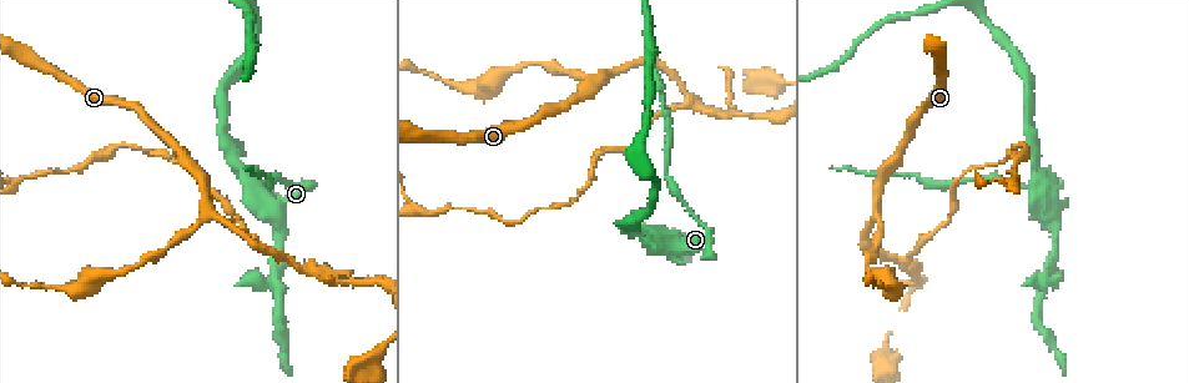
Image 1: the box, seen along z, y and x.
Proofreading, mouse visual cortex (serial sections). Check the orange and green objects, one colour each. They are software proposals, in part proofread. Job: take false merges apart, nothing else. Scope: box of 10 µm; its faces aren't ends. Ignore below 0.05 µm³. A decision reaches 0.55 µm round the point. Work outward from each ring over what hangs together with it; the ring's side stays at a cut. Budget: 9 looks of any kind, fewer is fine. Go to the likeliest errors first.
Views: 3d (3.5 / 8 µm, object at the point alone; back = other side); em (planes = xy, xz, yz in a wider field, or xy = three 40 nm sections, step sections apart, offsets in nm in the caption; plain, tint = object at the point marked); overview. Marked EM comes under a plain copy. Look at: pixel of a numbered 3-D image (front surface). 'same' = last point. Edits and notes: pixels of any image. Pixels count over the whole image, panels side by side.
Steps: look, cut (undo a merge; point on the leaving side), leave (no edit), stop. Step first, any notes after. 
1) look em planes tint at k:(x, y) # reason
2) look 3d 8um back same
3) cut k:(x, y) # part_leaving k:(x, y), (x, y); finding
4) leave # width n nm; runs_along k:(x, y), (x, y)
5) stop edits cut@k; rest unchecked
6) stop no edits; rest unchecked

look em xy step 5 tint at 1:(1050, 273) # calibre changes

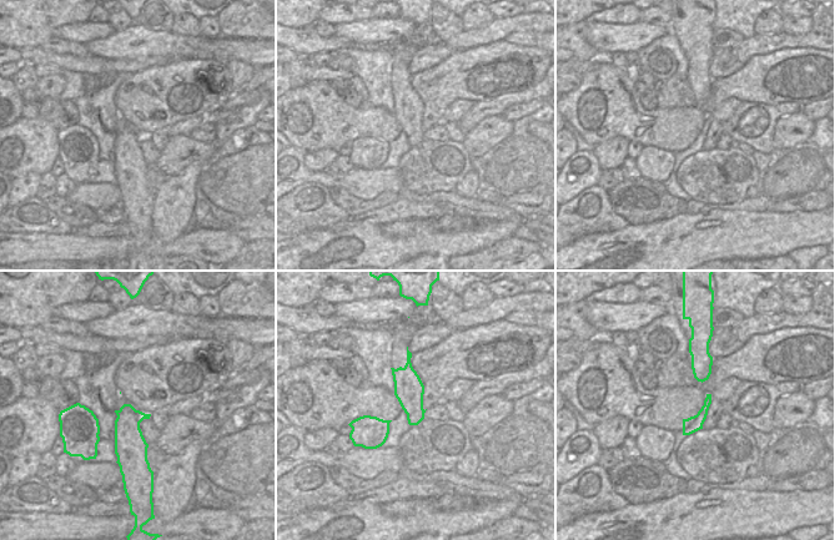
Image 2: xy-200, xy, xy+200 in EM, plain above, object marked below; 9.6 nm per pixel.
look 3d 3.5um same # see where the arms go

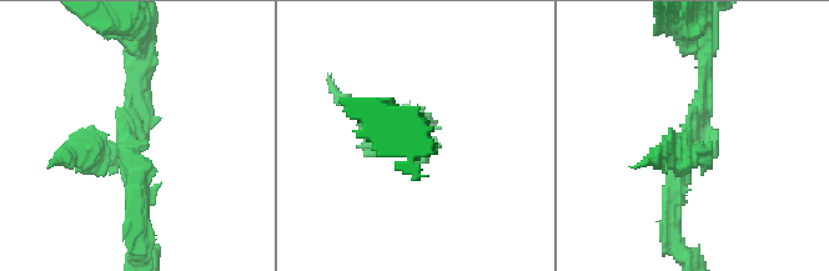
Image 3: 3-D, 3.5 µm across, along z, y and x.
cut 3:(80, 134) # part_leaving 3:(696, 145), (702, 152), (632, 167); a second cell is stuck on

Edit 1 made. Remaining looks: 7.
look overview # redraw

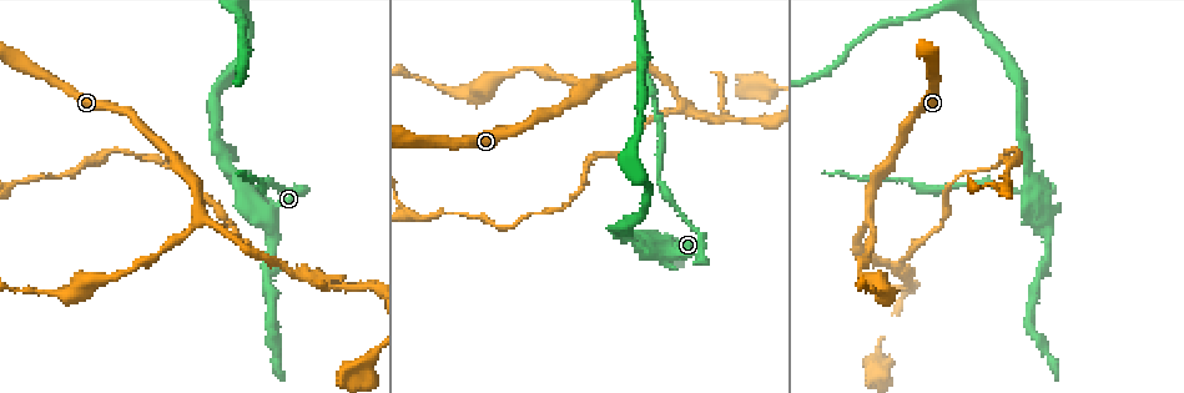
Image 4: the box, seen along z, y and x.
look 3d 3.5um back at 4:(604, 78) # three-way junction

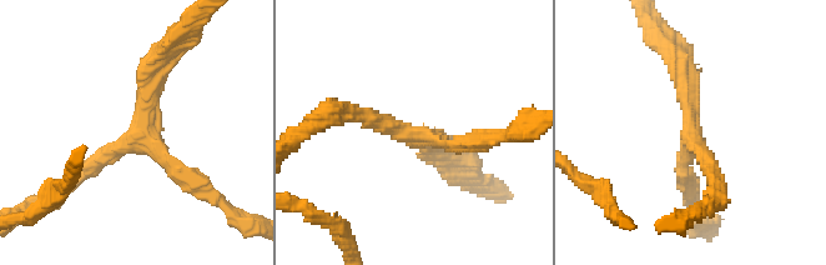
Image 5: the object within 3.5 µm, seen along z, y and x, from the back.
look em xy step 2 tint at 5:(689, 128) # arms 3; arm_widths 200, 250, 250 nm; now the EM

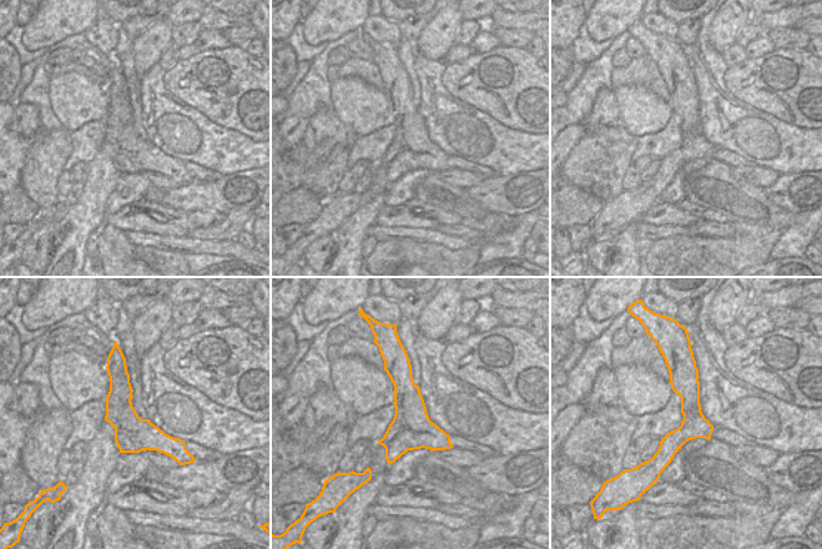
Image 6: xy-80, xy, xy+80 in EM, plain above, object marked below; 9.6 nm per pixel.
leave # continuous, no second cell

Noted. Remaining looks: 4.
look 3d 8um at 4:(285, 264) # side arm on a straight run

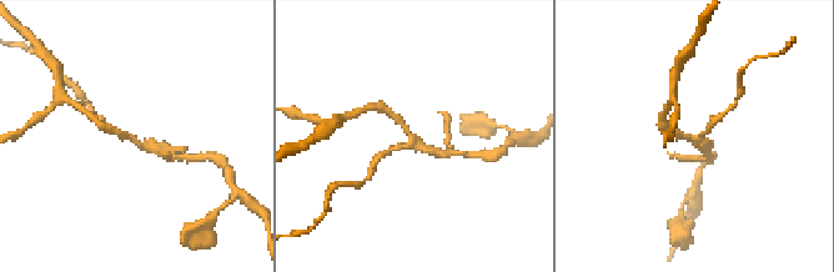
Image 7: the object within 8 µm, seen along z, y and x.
look 3d 3.5um same # closer look

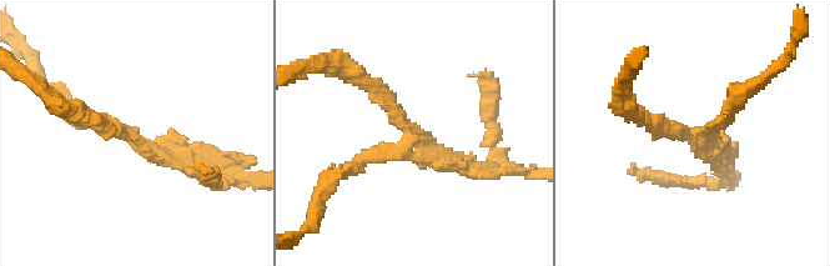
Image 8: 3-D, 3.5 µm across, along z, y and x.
look em xy step 5 tint at 8:(696, 131) # arms 3; arm_widths 150, 150, 200 nm; now the EM

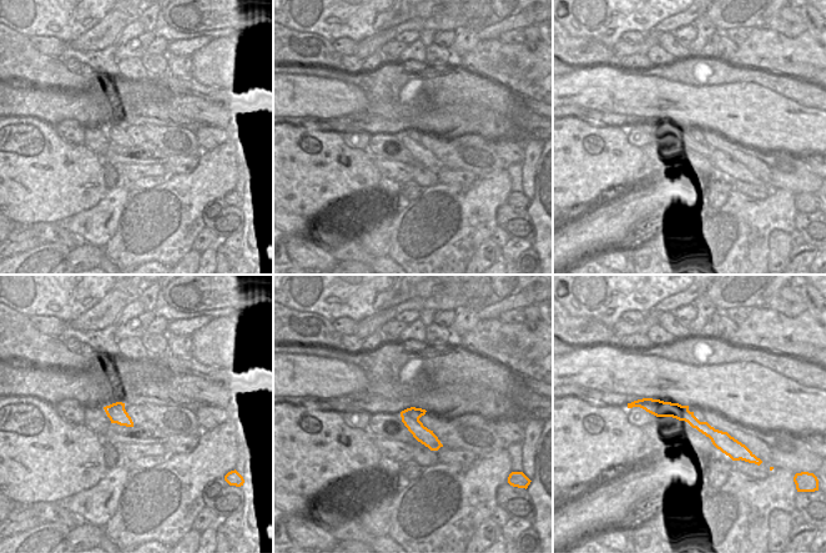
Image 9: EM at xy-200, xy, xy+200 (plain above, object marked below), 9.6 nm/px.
cut 8:(687, 180) # part_leaving 8:(699, 132), (724, 121), (750, 86); two cells meet here

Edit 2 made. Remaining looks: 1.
stop edits cut@3, cut@8; rest unchecked

